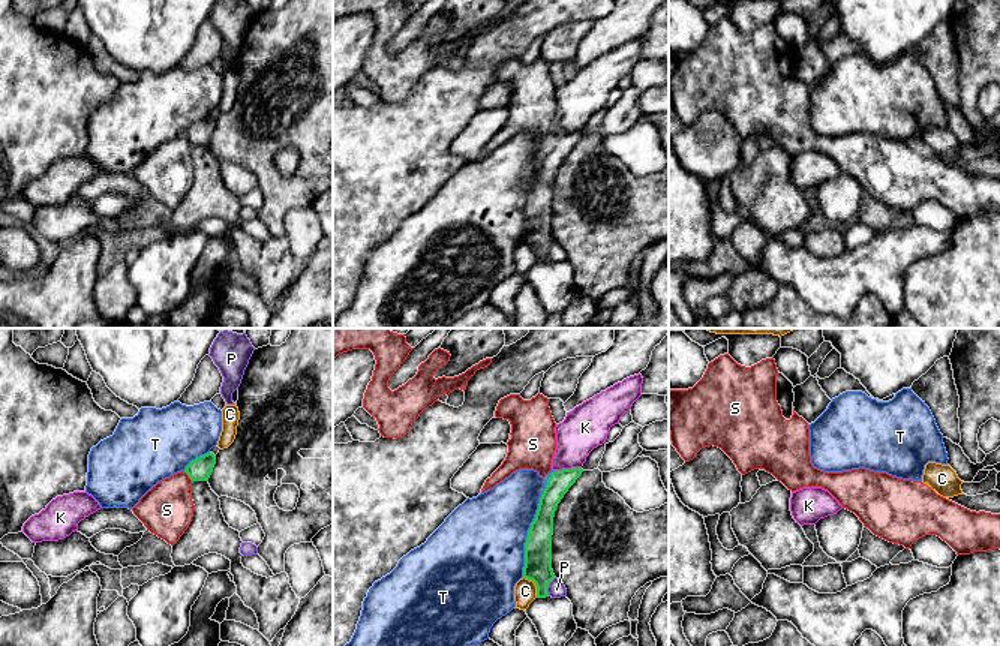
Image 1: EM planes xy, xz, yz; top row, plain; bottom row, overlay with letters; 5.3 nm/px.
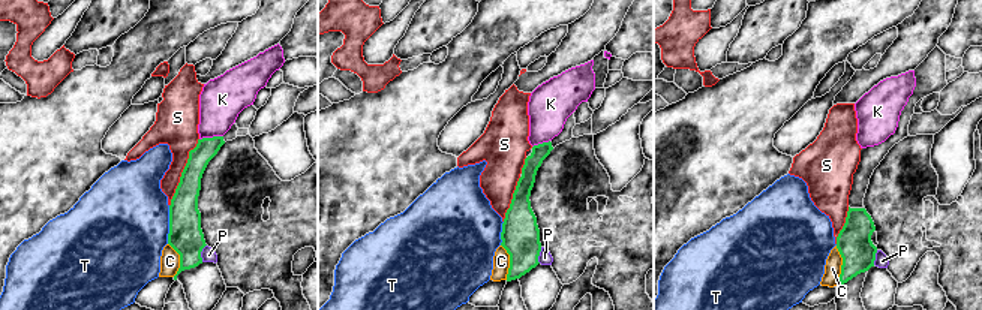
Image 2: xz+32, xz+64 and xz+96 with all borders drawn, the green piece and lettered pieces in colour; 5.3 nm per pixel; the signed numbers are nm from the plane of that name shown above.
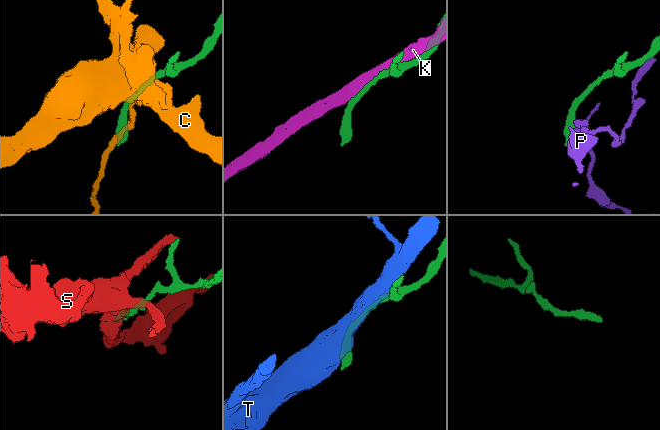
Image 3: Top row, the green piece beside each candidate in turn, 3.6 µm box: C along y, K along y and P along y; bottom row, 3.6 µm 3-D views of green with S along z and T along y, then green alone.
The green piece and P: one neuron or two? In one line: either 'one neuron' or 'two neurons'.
two neurons

